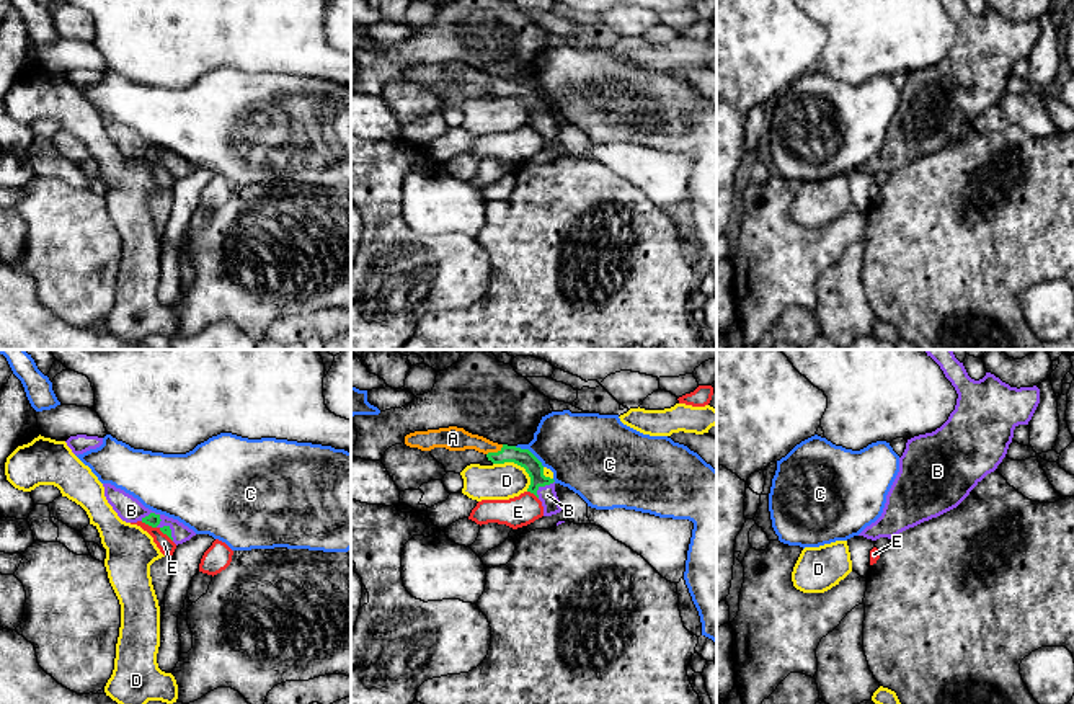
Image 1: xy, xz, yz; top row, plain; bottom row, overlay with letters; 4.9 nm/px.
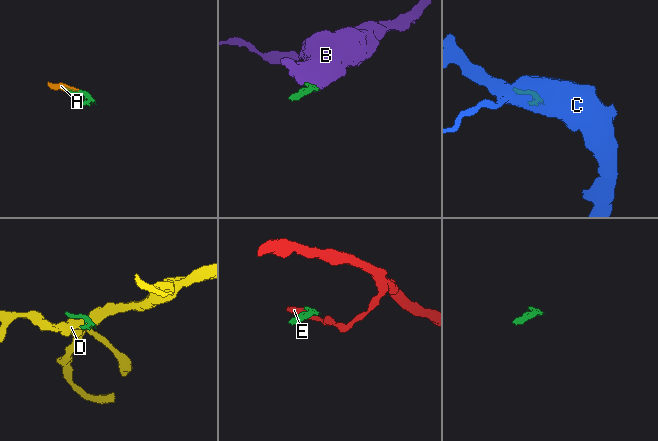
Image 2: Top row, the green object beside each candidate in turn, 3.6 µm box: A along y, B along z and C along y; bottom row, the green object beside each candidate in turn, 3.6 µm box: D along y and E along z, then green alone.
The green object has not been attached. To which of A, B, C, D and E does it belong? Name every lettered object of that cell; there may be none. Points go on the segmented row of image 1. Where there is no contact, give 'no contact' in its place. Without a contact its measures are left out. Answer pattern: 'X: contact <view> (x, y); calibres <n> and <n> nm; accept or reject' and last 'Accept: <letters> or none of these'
A: contact xz (495, 453); calibres 90 and 120 nm; accept
B: contact xy (159, 523); calibres 70 and 120 nm; accept
C: contact xz (529, 451); calibres 90 and 360 nm; reject
D: contact xz (519, 464); calibres 90 and 180 nm; reject
E: contact xy (149, 525); calibres 70 and 80 nm; reject
Accept: A, B

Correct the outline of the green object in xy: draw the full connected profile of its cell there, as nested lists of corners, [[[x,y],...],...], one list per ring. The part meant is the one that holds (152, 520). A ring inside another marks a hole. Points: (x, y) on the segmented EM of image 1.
[[[103,483],[104,497],[118,516],[126,523],[142,521],[152,528],[158,528],[166,534],[176,546],[189,541],[196,532],[180,523],[178,519],[168,518],[165,515],[155,513],[145,508],[137,498],[116,488],[111,483]]]

